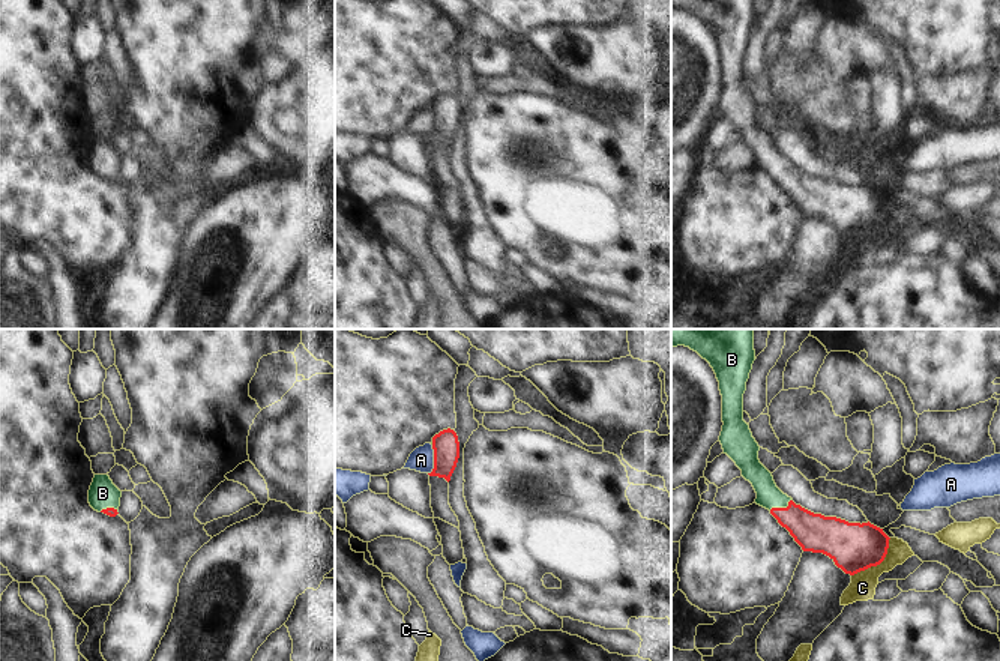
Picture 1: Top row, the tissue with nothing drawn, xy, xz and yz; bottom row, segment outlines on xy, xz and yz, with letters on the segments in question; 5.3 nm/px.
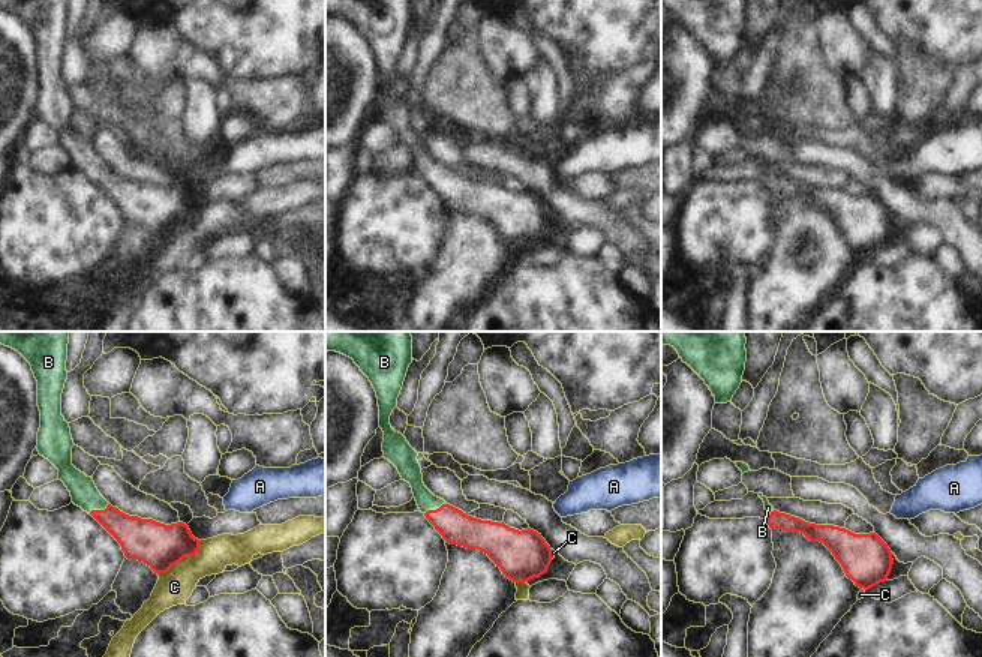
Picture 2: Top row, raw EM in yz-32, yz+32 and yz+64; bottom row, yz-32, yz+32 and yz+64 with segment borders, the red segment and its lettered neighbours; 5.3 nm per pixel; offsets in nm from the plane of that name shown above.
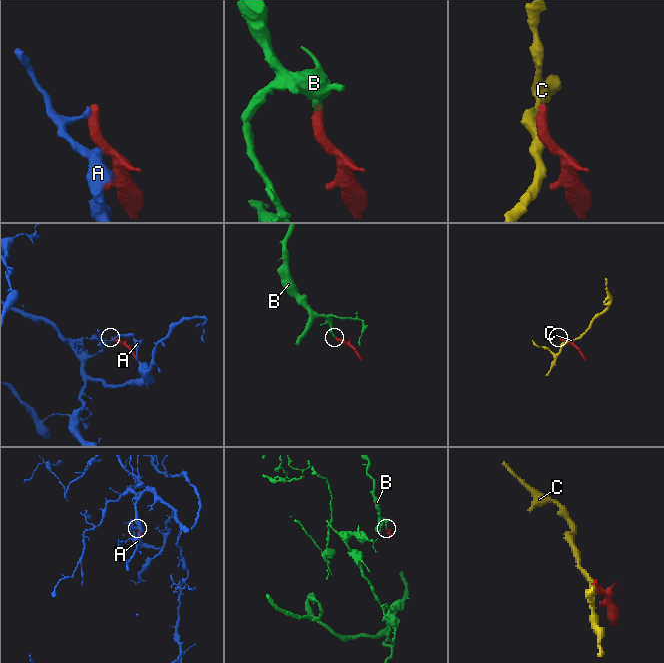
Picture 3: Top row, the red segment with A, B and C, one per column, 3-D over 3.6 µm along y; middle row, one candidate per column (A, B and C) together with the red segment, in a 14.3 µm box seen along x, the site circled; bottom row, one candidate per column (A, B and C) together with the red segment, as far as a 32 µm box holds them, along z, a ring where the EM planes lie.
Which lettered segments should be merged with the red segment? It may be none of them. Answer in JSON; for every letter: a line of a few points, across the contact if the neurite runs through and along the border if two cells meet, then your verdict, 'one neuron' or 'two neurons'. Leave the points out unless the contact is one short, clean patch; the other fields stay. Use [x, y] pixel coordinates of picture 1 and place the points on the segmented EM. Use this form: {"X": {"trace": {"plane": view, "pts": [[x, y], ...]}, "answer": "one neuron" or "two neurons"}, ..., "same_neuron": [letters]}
{"A": {"trace": {"plane": "xz", "pts": [[431, 445], [433, 469], [428, 473]]}, "answer": "two neurons"}, "B": {"trace": {"plane": "yz", "pts": [[814, 532], [781, 508], [769, 496]]}, "answer": "one neuron"}, "C": {"trace": {"plane": "yz", "pts": [[891, 538], [888, 553], [879, 564], [852, 576]]}, "answer": "two neurons"}, "same_neuron": ["B"]}

